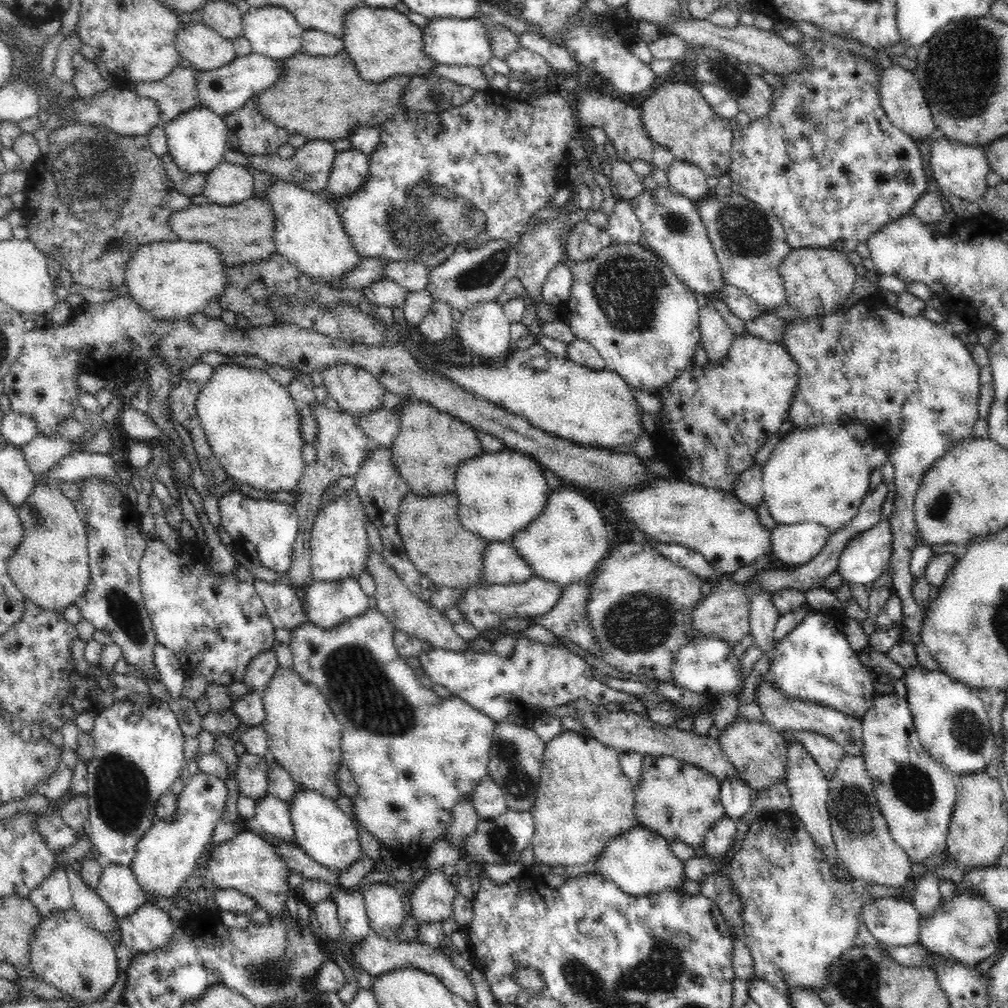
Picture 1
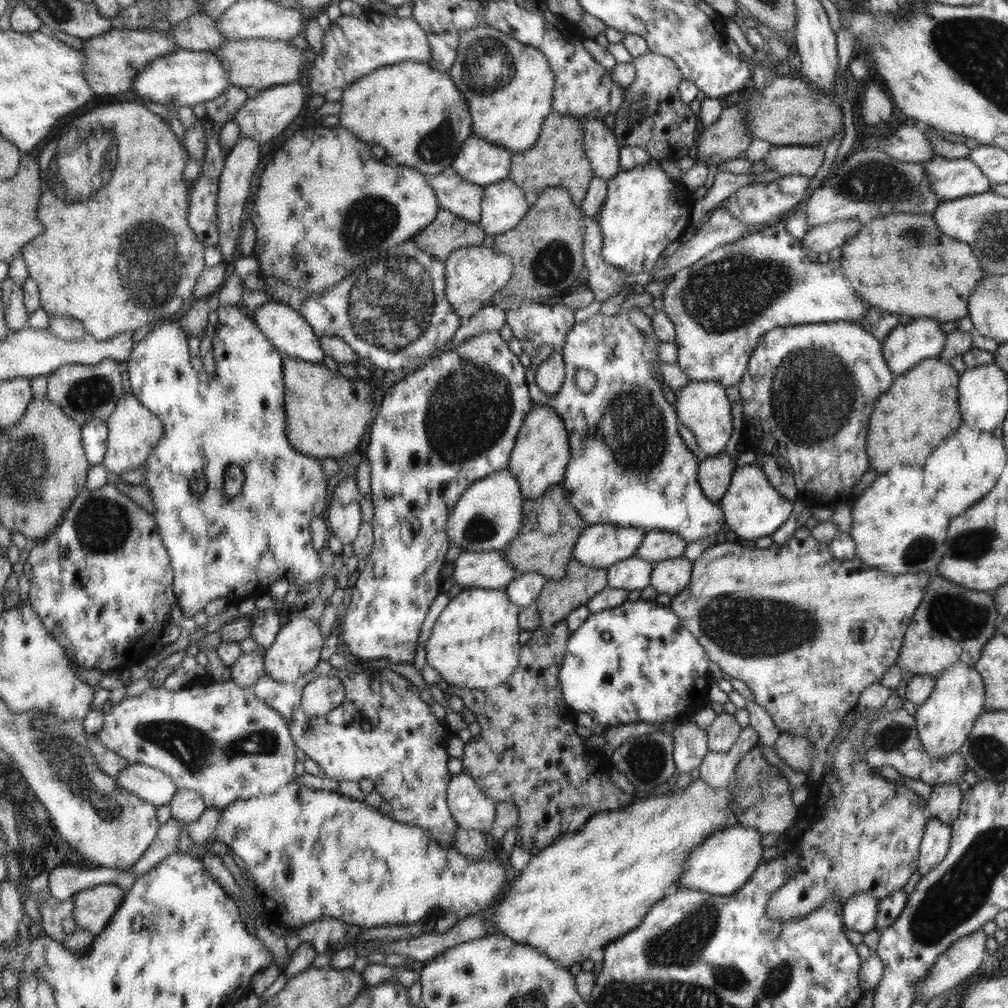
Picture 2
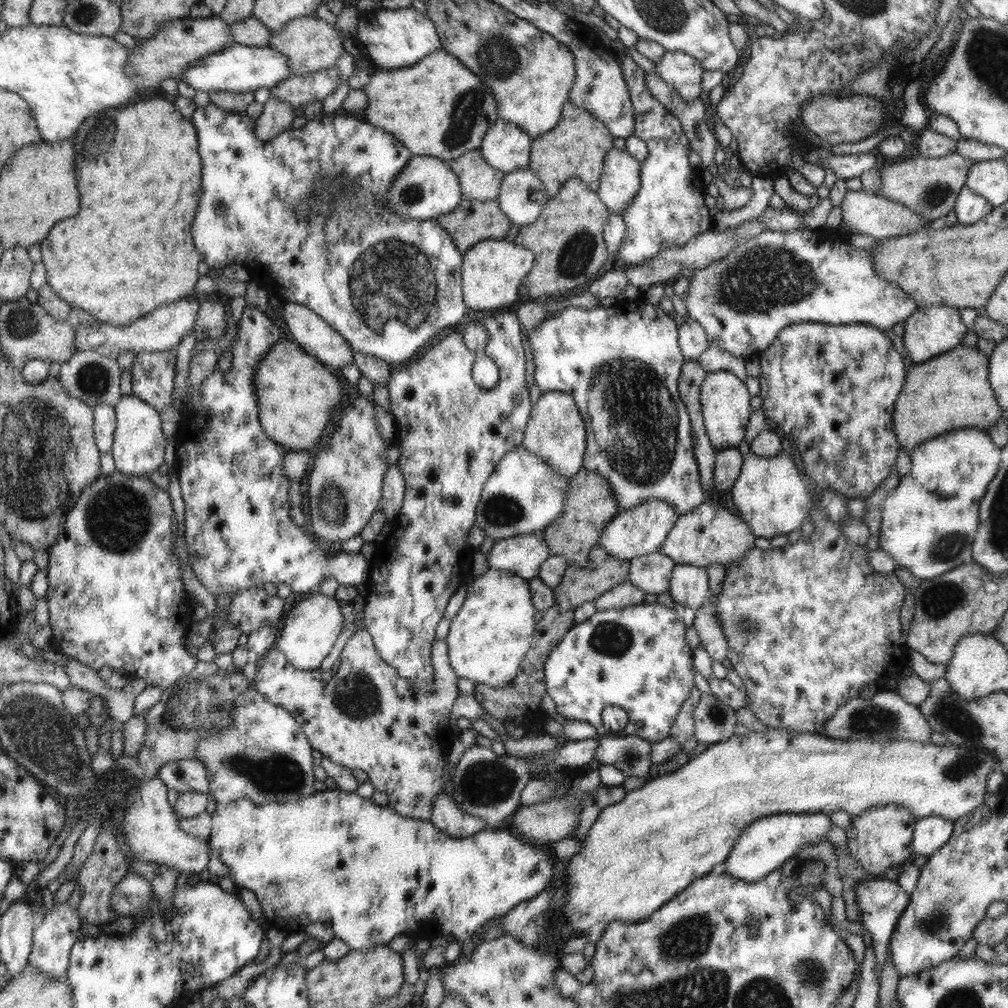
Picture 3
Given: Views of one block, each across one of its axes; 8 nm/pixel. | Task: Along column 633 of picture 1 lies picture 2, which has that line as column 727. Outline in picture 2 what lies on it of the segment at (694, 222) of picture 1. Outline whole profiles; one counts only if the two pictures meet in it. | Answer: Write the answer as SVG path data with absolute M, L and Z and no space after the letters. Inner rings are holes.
M784 175L770 182L756 183L753 180L750 184L738 188L730 198L726 198L721 202L720 207L728 209L734 217L738 217L740 221L744 221L746 225L754 225L754 228L764 228L764 224L768 224L768 218L776 218L780 214L790 212L804 196L808 188L808 176Z

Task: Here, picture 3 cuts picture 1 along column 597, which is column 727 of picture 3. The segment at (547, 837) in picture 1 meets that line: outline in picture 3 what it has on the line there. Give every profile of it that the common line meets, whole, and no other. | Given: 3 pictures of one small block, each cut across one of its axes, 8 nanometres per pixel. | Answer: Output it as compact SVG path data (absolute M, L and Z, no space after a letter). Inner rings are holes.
M768 727L765 732L750 731L748 736L732 737L726 742L718 742L695 756L690 757L689 761L682 765L679 770L672 774L666 774L657 778L649 777L645 785L631 790L626 794L626 798L618 802L616 805L608 806L601 812L601 816L594 822L593 828L589 830L584 838L584 846L580 848L578 854L572 856L564 866L566 884L566 906L562 906L562 910L558 910L559 924L565 926L565 939L570 937L581 936L586 934L588 928L592 928L598 922L610 921L642 921L646 917L656 913L662 905L666 905L669 900L680 894L688 885L692 885L694 881L702 876L706 876L708 872L721 862L725 862L729 858L729 854L733 852L734 846L737 844L738 838L746 826L750 826L753 822L760 818L769 817L776 814L812 814L830 812L846 812L852 820L852 826L846 830L847 848L852 858L855 858L862 864L871 878L883 878L888 868L900 868L898 864L904 862L910 854L912 854L913 840L912 828L916 828L917 820L924 817L940 816L946 820L954 822L960 817L971 814L972 810L976 810L982 802L988 791L986 790L986 780L990 773L1000 770L1000 765L996 761L996 753L986 749L978 749L974 747L964 747L947 743L946 745L936 745L927 742L911 742L910 740L842 740L829 738L823 734L814 734L812 732L793 732L784 728Z

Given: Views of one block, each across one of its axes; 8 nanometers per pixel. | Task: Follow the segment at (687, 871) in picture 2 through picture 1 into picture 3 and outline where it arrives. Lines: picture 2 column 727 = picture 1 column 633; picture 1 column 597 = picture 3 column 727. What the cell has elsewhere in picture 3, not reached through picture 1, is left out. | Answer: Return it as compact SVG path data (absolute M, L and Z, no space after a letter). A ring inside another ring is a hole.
M824 813L812 814L776 814L760 818L752 825L746 826L738 838L733 852L725 861L726 874L744 882L761 881L770 873L781 868L784 862L797 857L798 850L810 844L818 844L827 840L827 834L832 828L832 820Z

